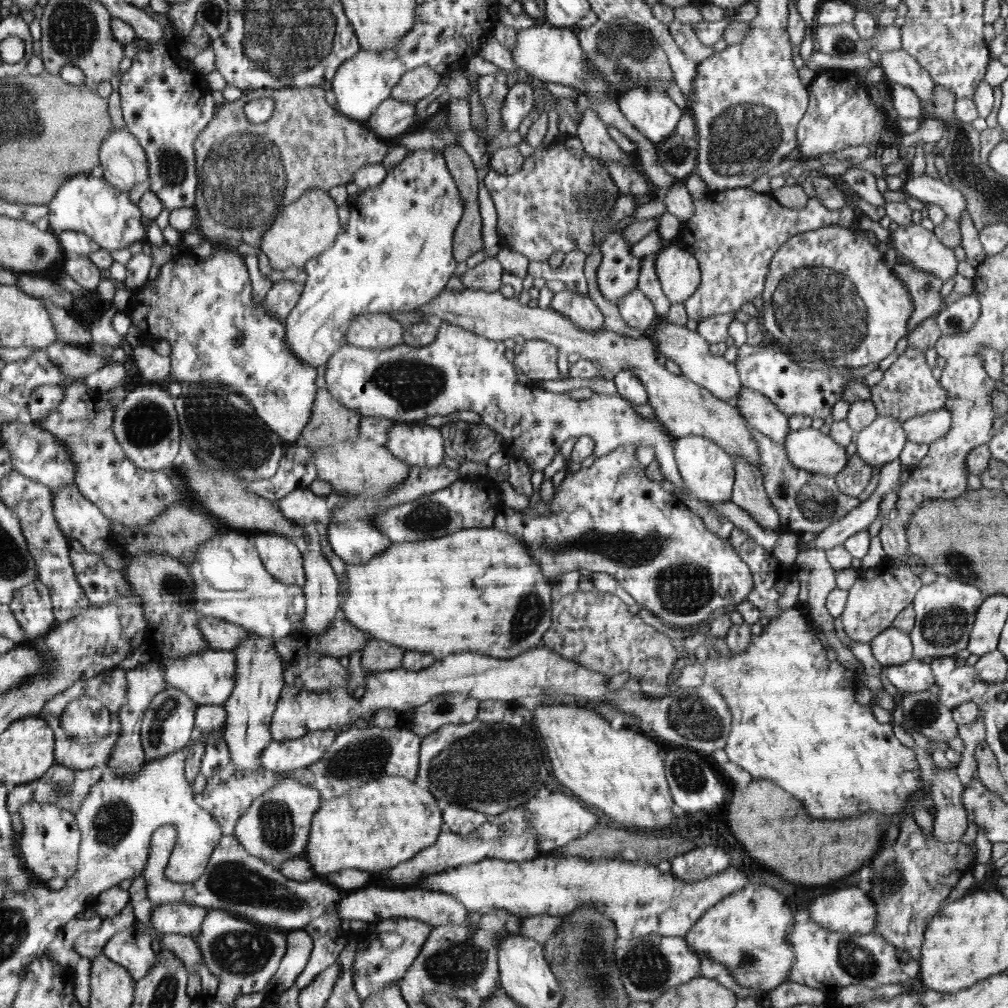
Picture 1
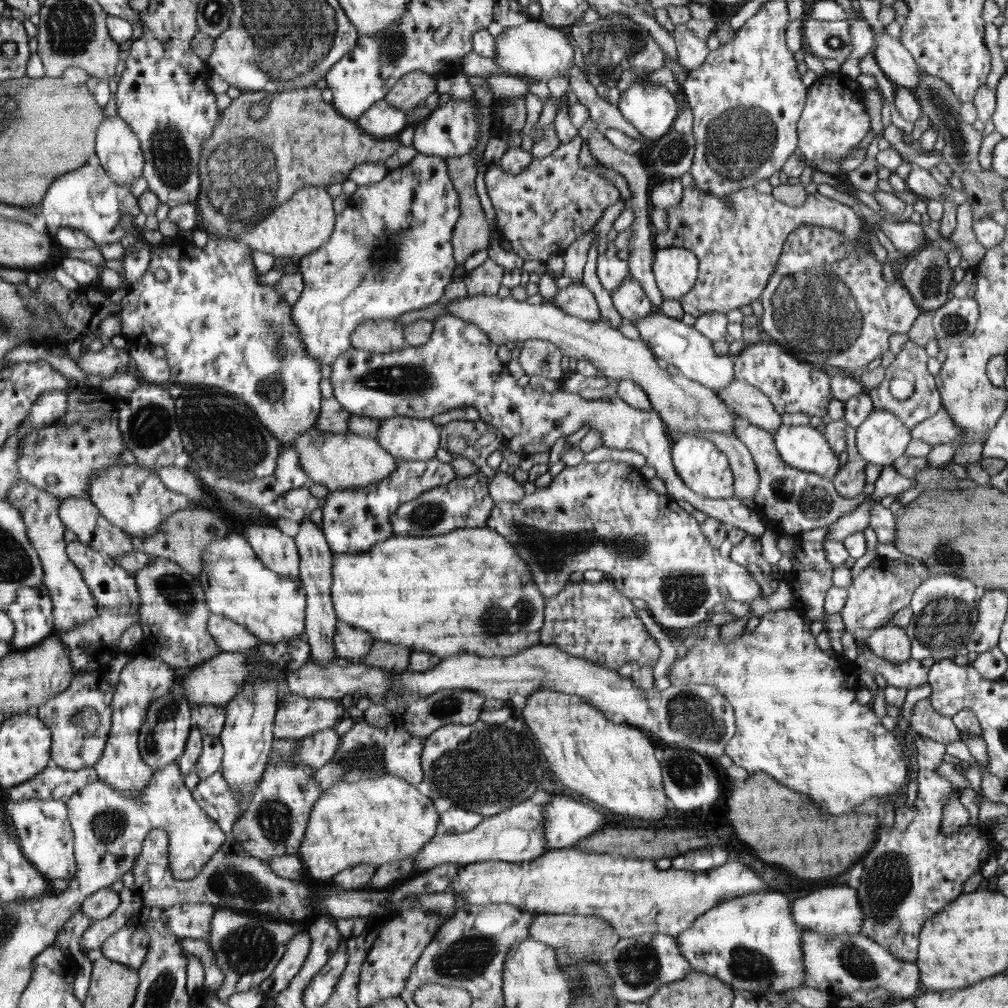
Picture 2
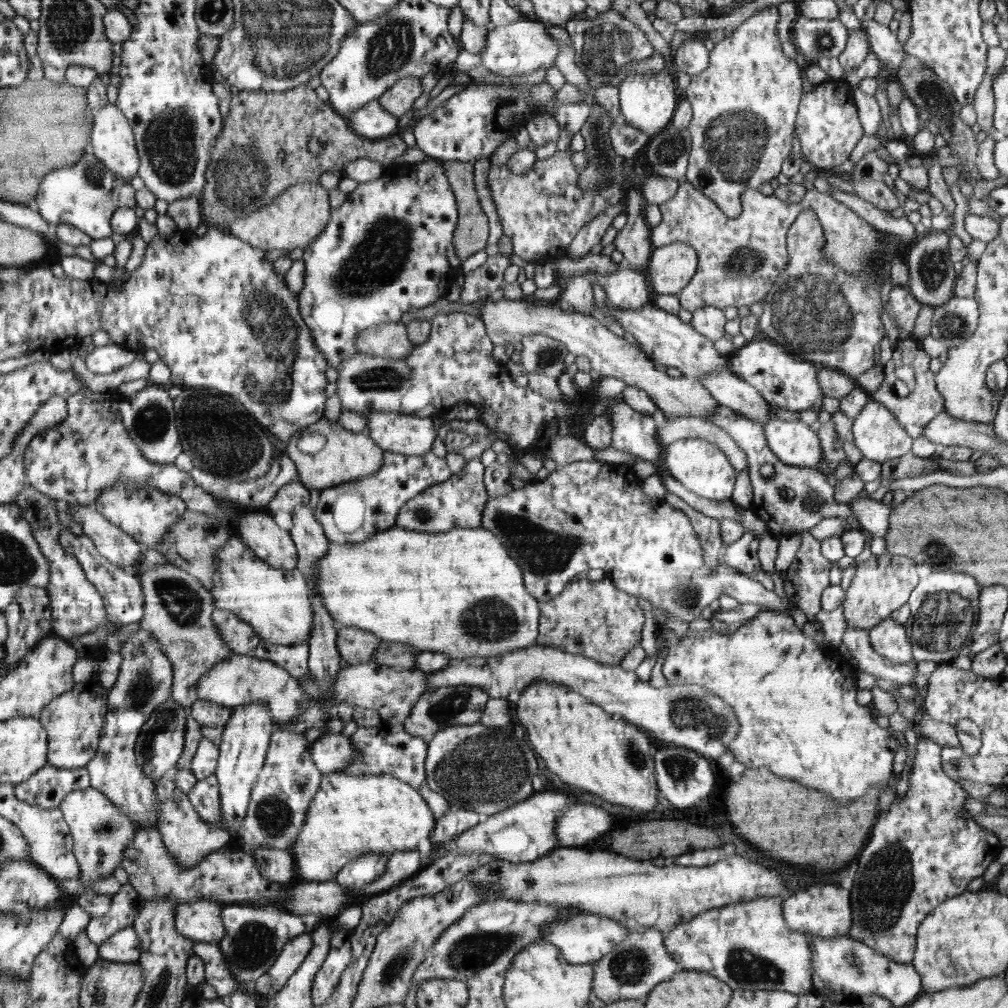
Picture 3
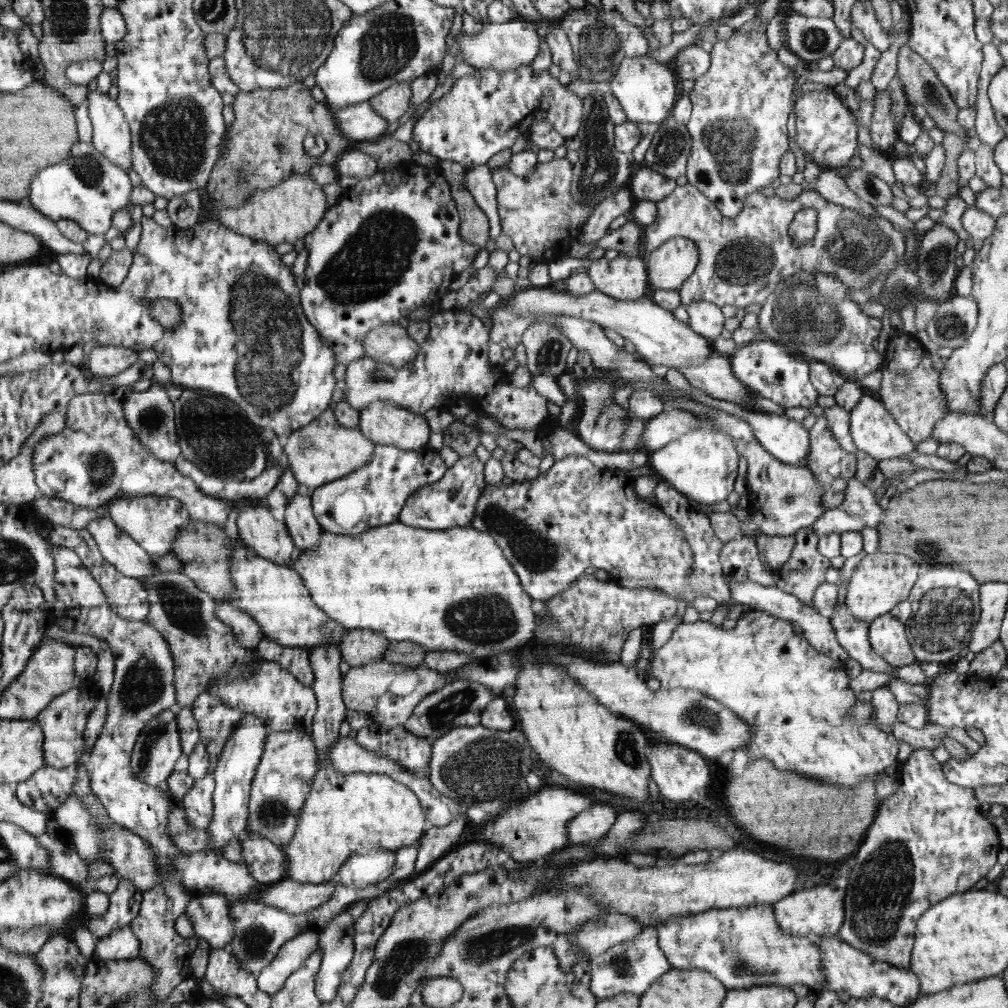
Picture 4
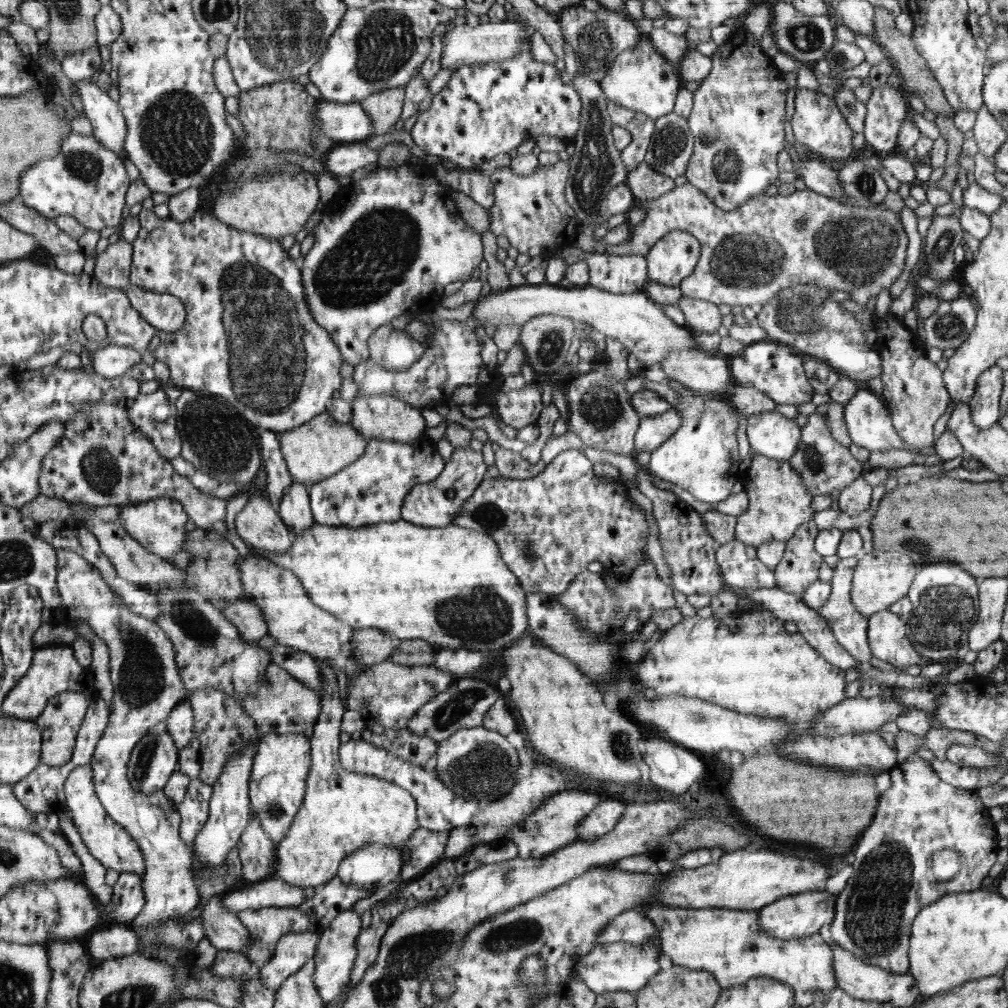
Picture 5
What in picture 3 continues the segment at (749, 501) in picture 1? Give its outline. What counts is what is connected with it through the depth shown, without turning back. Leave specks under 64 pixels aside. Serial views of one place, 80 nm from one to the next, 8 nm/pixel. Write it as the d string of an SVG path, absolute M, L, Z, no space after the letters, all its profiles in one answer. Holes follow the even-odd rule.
M694 416L666 418L662 422L662 430L659 430L658 433L658 439L661 440L662 447L686 438L701 438L714 443L724 454L729 456L732 468L736 470L738 476L742 470L748 472L747 459L744 453L740 451L740 447L736 447L732 438L728 437L724 430L712 425L711 422L706 422L706 420Z

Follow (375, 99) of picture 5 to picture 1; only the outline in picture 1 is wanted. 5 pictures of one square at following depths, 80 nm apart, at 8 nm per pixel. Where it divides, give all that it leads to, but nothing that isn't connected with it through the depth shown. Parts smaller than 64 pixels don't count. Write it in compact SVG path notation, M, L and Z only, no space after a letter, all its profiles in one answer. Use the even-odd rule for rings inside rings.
M423 65L407 73L397 86L394 86L391 96L402 102L417 103L422 98L430 96L438 88L438 84L438 72Z

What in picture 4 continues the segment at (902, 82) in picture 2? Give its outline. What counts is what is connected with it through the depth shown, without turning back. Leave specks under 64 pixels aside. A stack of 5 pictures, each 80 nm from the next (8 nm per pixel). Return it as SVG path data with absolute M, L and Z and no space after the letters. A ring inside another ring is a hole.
M870 1L854 2L851 24L854 29L861 30L862 34L881 52L883 53L892 43L892 36L880 26L875 18L875 11Z

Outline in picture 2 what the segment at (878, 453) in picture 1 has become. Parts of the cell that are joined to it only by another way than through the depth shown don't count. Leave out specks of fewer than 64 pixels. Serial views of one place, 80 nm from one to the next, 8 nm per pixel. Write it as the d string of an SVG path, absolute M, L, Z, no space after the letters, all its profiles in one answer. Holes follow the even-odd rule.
M886 410L870 411L870 416L855 429L857 452L870 464L892 464L904 455L911 440L909 429Z

